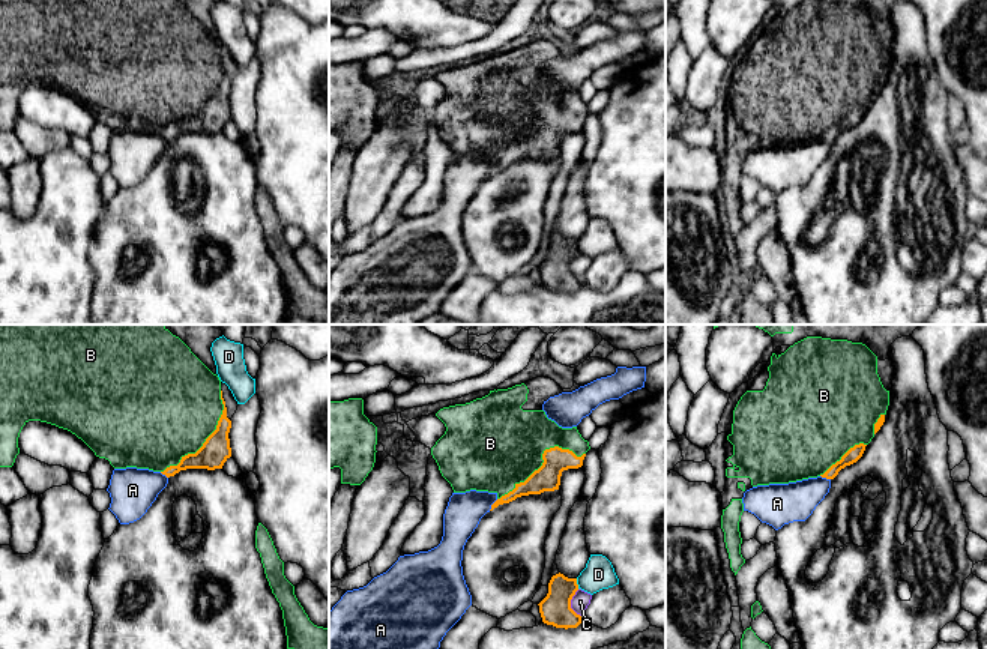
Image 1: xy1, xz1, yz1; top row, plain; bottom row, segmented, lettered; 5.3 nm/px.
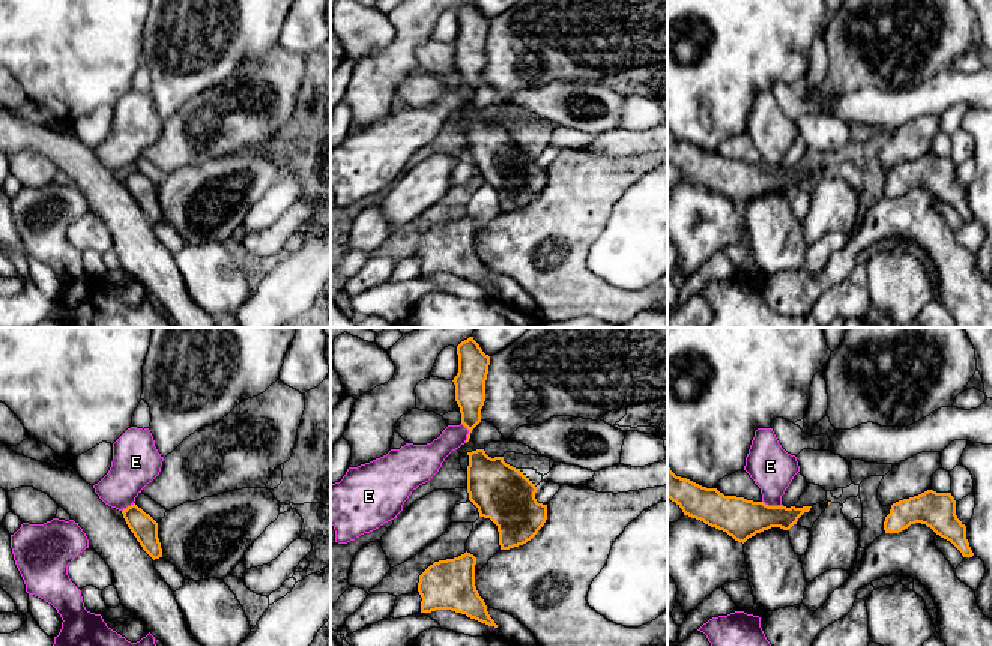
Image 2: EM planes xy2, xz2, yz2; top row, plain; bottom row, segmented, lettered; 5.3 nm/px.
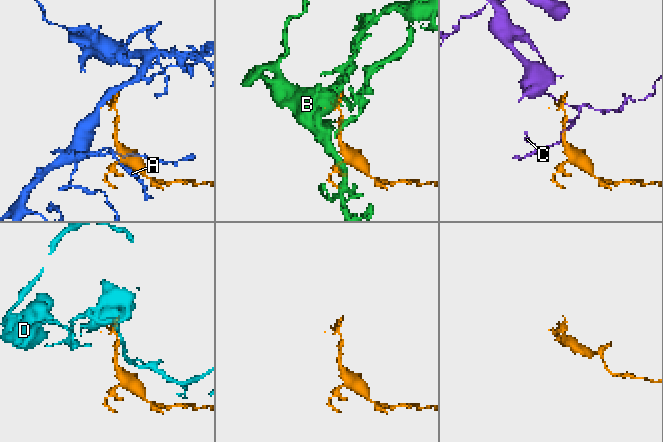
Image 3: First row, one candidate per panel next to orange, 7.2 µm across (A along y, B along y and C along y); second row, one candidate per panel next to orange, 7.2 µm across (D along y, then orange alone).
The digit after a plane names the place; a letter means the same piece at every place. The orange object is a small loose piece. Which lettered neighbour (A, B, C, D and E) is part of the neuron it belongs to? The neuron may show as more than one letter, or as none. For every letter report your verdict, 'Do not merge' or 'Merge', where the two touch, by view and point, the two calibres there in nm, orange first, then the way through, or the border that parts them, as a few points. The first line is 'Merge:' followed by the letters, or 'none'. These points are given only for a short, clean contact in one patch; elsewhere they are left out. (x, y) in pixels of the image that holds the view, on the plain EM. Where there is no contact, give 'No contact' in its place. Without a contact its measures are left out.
Merge: B
A: Do not merge. Touches orange at xz1 (491, 169). Thickness 100 nm (orange) against 190 nm
B: Merge. Touches orange at xz1 (543, 122). Thickness 140 nm (orange) against 460 nm
C: Do not merge. Touches orange at xz1 (570, 266). Thickness 170 nm (orange) against 90 nm. Boundary: xz1 (577, 253), (571, 263), (571, 271), (580, 280)
D: Do not merge. Touches orange at xz1 (576, 247). Thickness 170 nm (orange) against 160 nm
E: Do not merge. Touches orange at xz2 (469, 96). Thickness 160 nm (orange) against 140 nm. Boundary: xz2 (462, 86), (468, 93), (466, 105)

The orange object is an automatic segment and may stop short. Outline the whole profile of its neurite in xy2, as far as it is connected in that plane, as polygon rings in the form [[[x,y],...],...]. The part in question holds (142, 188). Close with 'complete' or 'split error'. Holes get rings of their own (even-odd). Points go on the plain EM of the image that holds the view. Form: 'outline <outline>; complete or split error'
outline [[[135,167],[123,173],[122,177],[143,213],[153,224],[162,221],[162,212],[158,201],[158,186]]]; complete

